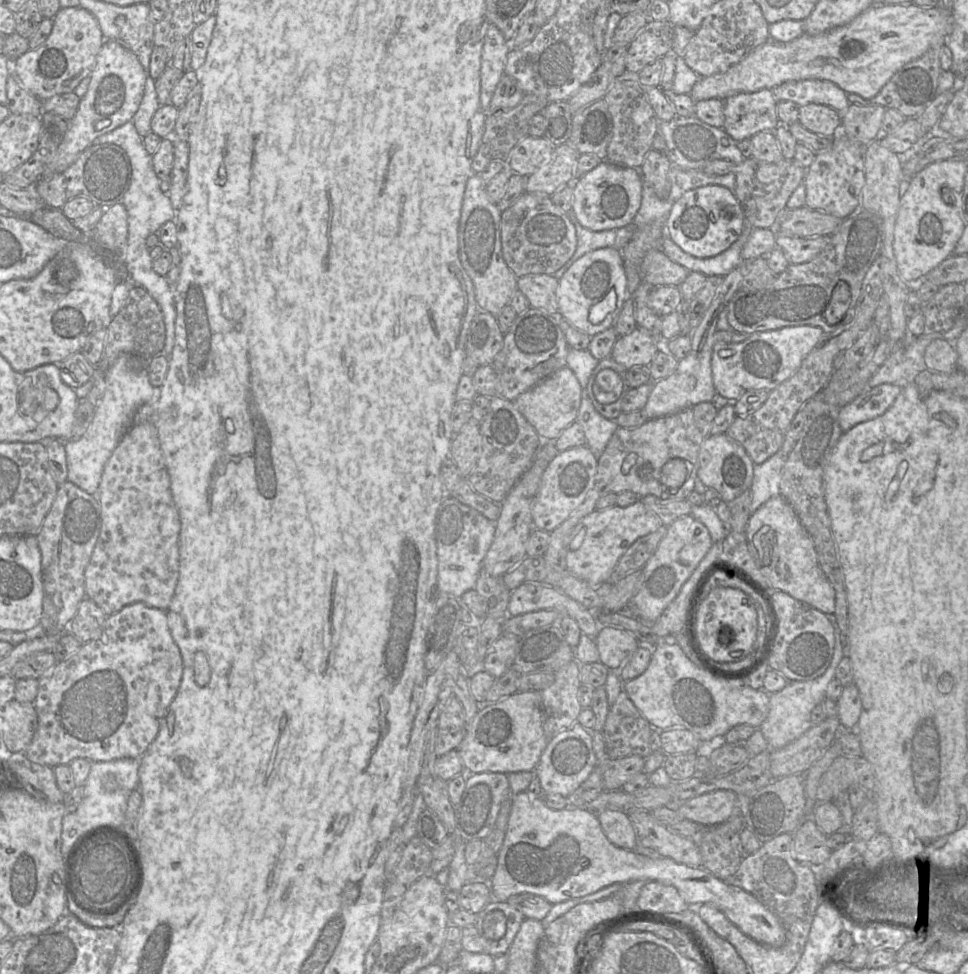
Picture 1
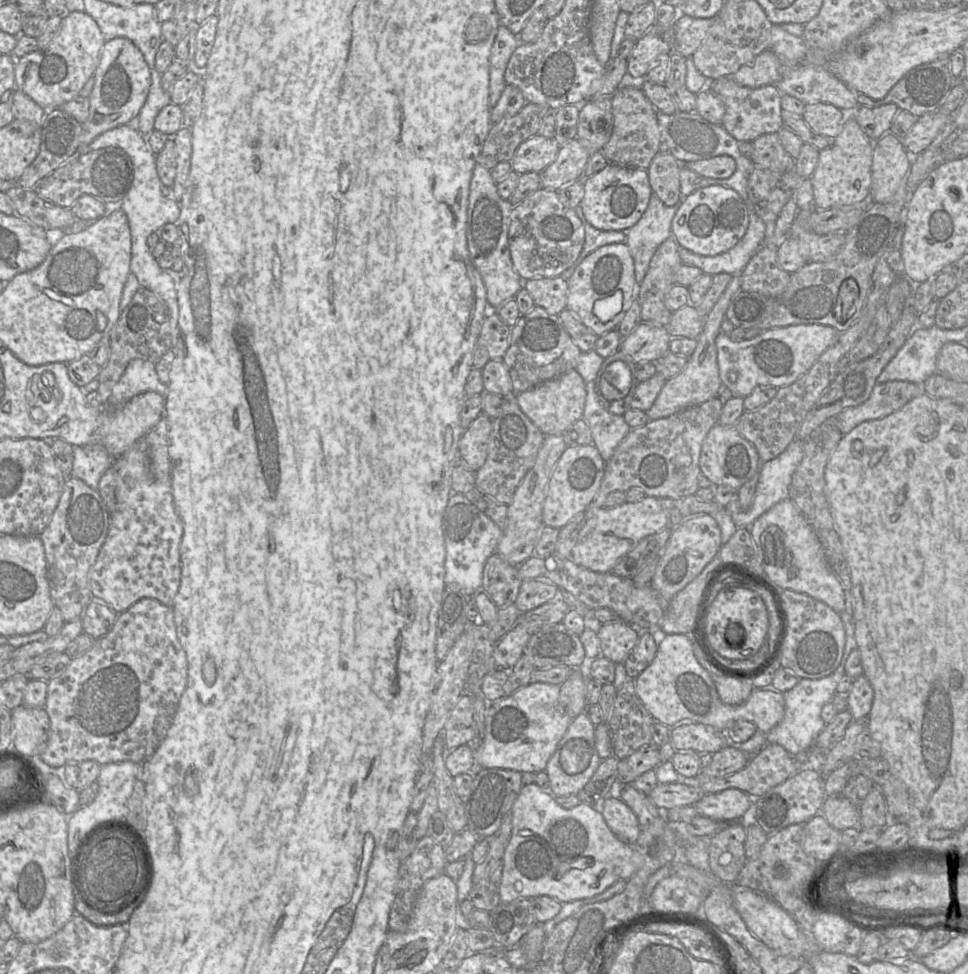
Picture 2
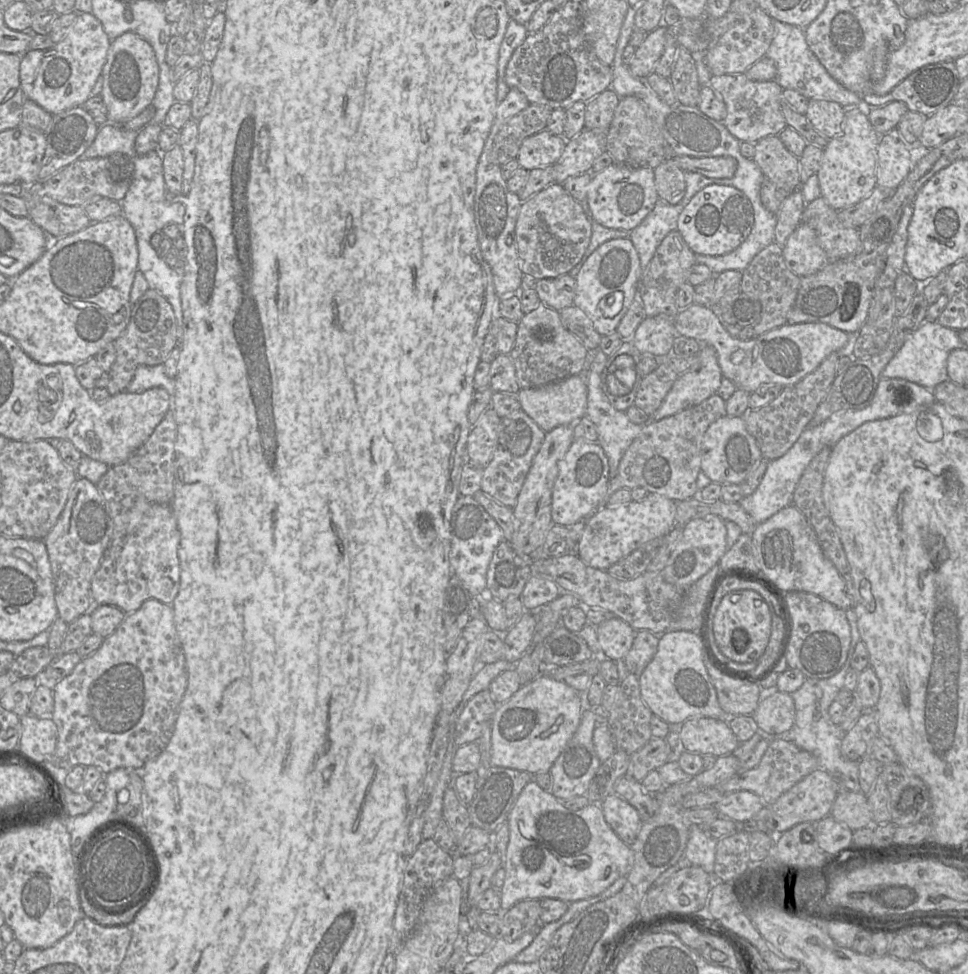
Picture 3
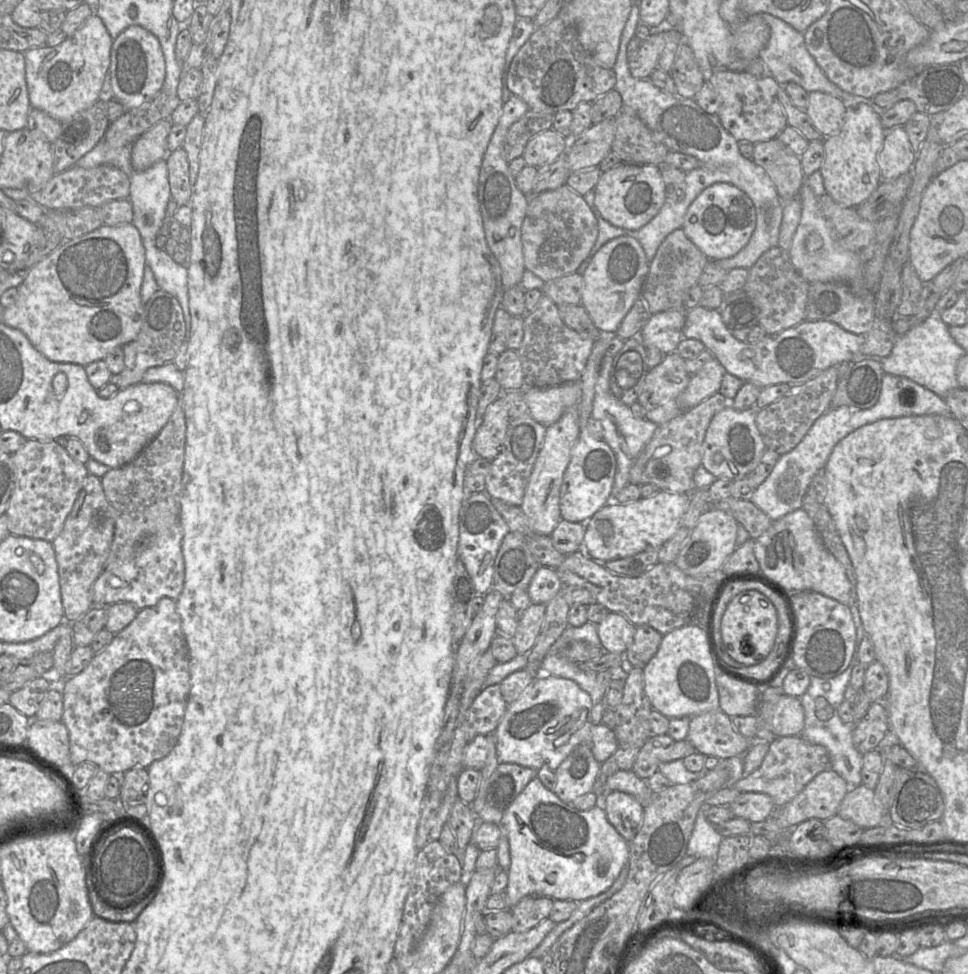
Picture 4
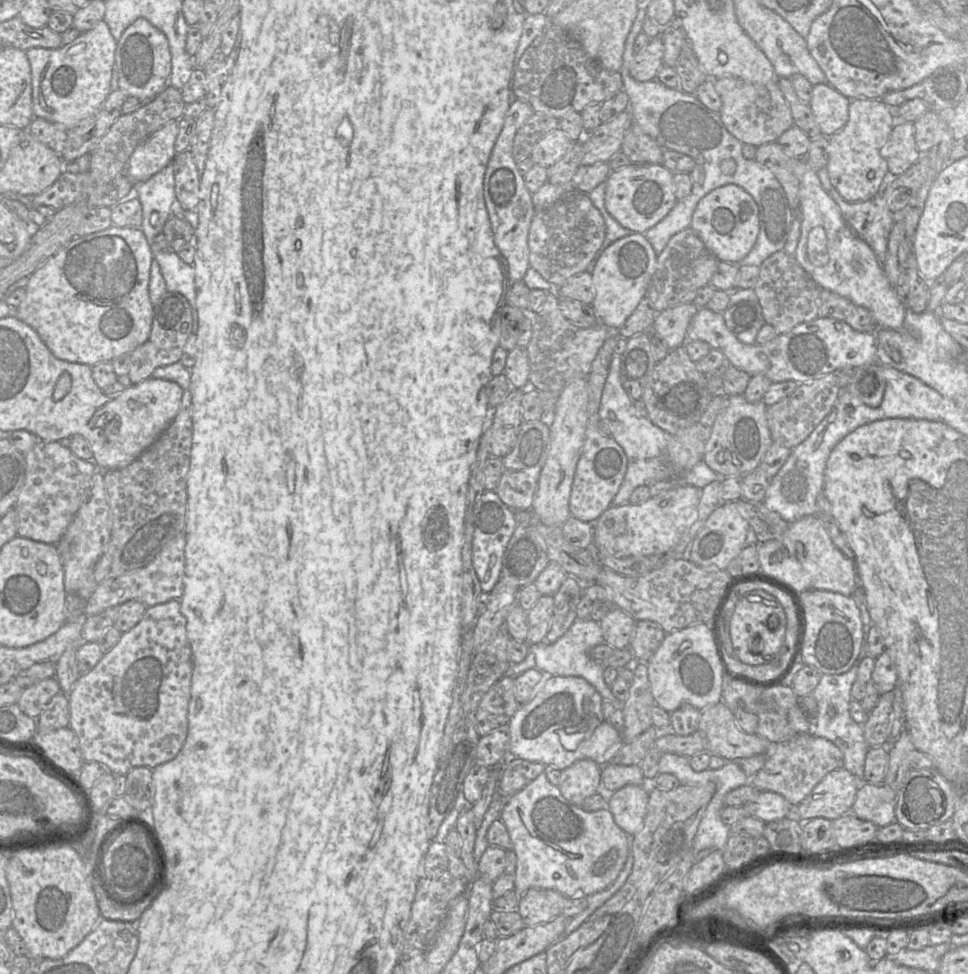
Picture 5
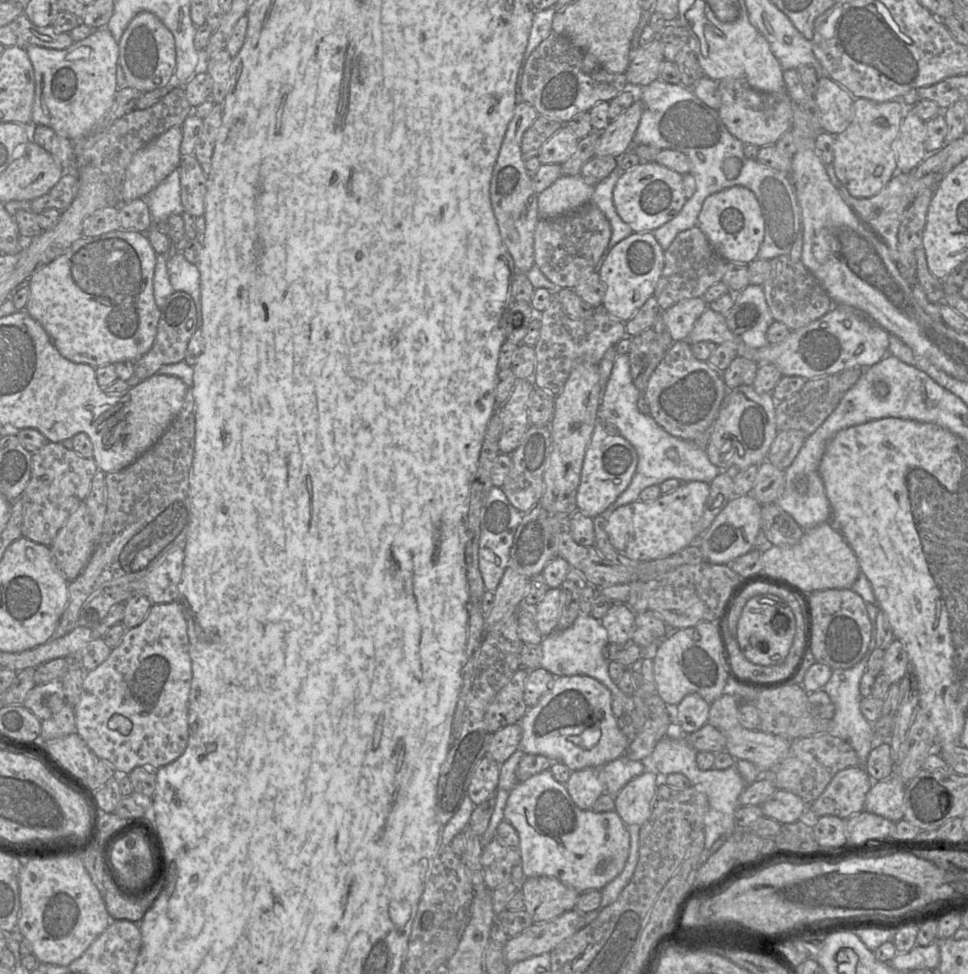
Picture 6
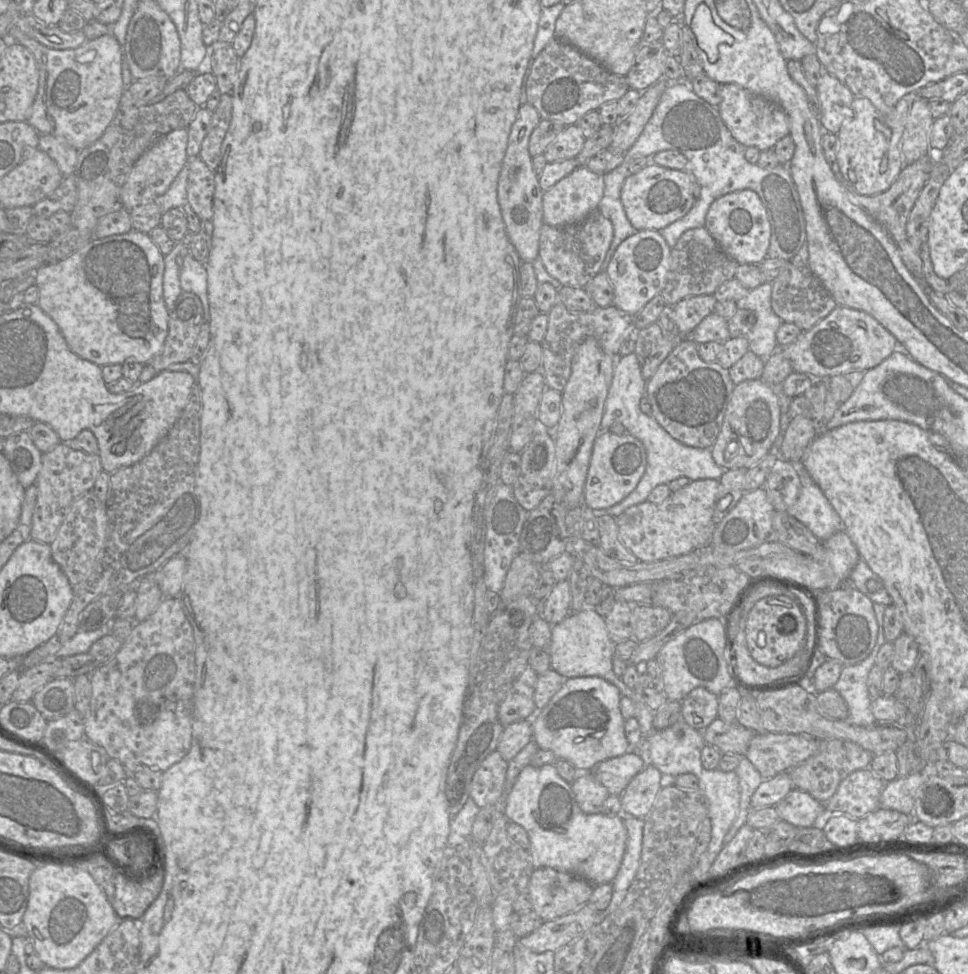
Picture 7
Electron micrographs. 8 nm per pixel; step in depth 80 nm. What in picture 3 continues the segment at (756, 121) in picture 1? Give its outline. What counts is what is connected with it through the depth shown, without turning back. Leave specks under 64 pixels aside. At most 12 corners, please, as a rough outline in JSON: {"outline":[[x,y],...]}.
{"outline":[[712,75],[724,126],[757,143],[787,127],[776,80]]}

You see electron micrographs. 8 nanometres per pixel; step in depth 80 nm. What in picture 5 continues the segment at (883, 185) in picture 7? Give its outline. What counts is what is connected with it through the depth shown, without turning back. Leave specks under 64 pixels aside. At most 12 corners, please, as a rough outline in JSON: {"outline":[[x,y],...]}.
{"outline":[[852,99],[829,136],[826,169],[849,202],[890,178],[880,150],[894,127],[881,99]]}

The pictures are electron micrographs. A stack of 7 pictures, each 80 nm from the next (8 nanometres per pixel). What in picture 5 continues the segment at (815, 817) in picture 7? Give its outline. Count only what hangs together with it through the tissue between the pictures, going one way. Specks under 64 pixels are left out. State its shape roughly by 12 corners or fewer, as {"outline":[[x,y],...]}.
{"outline":[[763,791],[743,807],[765,823],[793,814],[780,794]]}

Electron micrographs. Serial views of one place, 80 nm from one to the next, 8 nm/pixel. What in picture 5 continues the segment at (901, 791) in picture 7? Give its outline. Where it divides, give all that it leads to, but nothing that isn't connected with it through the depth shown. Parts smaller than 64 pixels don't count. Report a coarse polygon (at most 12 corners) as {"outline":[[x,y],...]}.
{"outline":[[862,782],[851,813],[879,828],[895,821],[897,792]]}

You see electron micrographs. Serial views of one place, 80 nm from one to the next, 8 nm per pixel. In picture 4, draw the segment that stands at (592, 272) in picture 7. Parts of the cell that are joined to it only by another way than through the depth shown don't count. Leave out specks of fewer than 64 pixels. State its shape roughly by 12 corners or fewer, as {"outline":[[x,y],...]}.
{"outline":[[530,196],[525,269],[544,282],[577,271],[598,235],[583,196]]}

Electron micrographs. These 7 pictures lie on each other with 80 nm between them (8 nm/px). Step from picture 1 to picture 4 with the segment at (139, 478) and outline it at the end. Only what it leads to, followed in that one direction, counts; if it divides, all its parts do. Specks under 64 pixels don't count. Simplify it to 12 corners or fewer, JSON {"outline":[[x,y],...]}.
{"outline":[[182,527],[159,531],[130,561],[104,568],[94,605],[141,610],[176,601]]}

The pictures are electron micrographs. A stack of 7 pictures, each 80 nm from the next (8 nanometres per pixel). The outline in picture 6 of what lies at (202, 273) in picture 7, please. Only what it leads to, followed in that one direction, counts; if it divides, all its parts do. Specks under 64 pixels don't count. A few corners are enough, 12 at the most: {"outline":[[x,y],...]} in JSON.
{"outline":[[182,253],[167,259],[174,291],[195,302],[201,326],[200,272]]}

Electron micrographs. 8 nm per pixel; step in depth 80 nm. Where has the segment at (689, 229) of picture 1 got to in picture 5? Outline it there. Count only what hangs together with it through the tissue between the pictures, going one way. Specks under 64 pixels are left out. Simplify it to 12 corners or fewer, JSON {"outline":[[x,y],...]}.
{"outline":[[727,184],[698,203],[690,227],[719,261],[738,263],[759,210]]}

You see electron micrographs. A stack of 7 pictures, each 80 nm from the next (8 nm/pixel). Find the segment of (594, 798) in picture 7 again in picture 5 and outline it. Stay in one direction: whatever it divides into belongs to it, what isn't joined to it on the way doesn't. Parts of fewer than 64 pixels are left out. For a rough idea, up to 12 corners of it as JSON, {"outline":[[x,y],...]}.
{"outline":[[581,759],[562,770],[559,789],[580,806],[599,792],[602,766]]}

